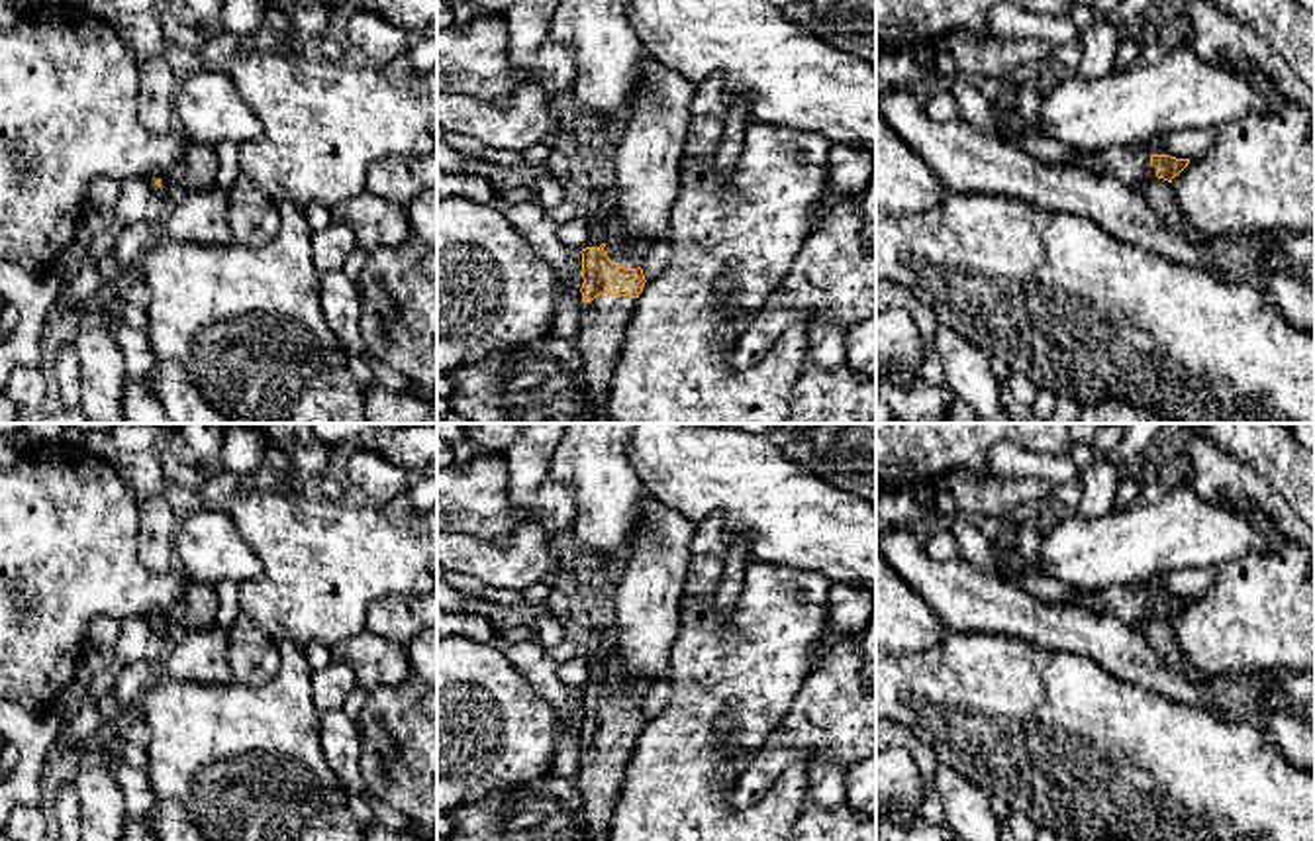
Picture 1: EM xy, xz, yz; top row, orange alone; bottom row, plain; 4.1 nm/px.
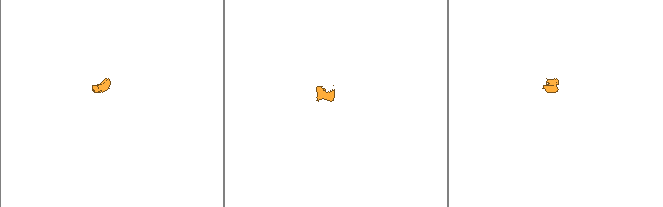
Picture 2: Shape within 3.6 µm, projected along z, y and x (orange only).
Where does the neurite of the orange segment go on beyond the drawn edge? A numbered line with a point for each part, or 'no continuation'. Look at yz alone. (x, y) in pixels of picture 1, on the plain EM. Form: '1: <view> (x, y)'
1: yz (1131, 604)

